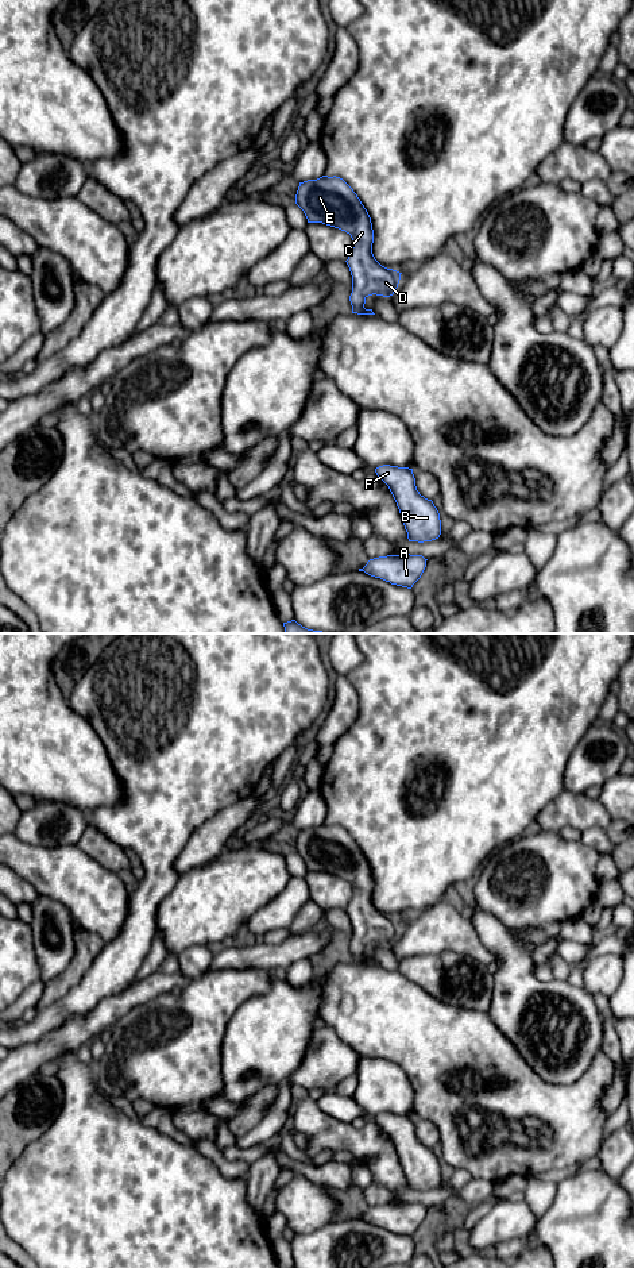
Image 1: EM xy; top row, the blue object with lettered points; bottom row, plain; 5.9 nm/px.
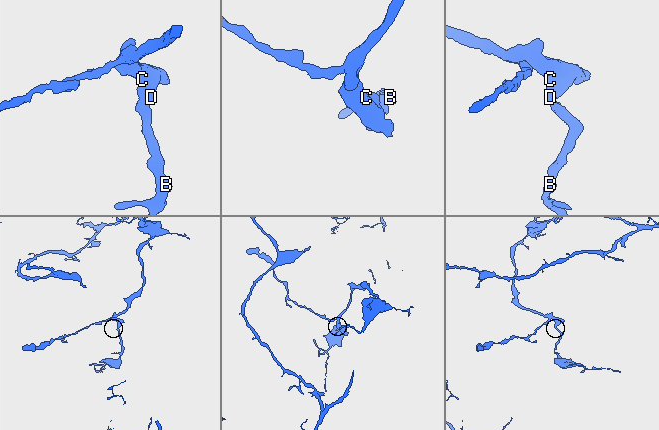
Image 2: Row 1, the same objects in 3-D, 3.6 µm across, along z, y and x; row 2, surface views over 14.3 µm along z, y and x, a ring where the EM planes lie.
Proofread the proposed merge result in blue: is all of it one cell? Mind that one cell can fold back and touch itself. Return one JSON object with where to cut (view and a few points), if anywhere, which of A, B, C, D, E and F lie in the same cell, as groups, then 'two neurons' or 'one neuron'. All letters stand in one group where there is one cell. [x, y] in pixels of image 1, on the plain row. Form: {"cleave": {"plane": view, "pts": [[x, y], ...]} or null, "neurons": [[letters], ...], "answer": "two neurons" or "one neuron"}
{"cleave": null, "neurons": [["A", "B", "C", "D", "E", "F"]], "answer": "one neuron"}

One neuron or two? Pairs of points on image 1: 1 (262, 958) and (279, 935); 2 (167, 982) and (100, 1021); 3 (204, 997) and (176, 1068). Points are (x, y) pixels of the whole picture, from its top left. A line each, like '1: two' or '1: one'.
1: two
2: one
3: one

